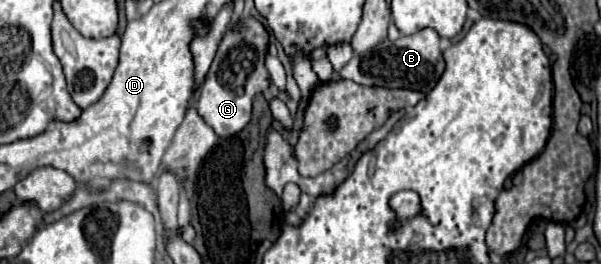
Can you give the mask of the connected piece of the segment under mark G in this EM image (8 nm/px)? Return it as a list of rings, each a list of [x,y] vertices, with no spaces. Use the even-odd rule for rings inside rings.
[[[243,19],[243,25],[245,29],[241,33],[227,31],[227,35],[223,37],[197,99],[197,113],[219,137],[231,137],[249,123],[253,97],[269,83],[265,69],[269,33],[255,19]]]

